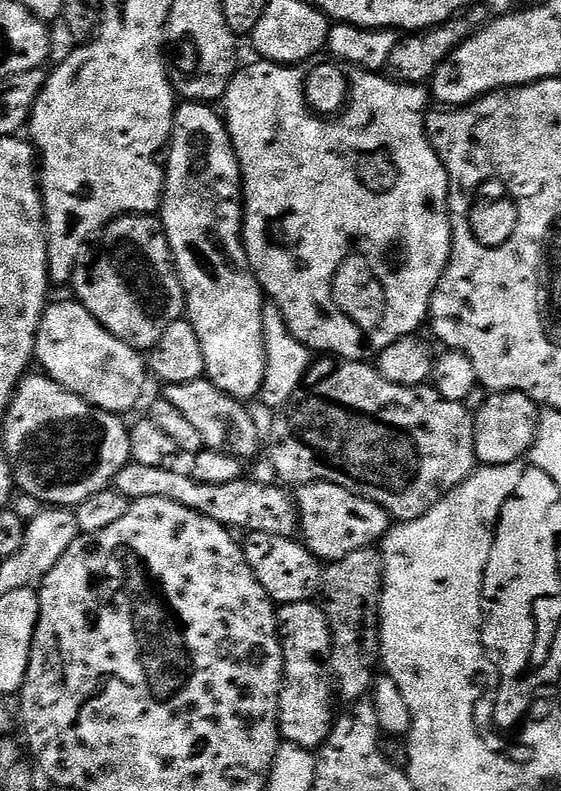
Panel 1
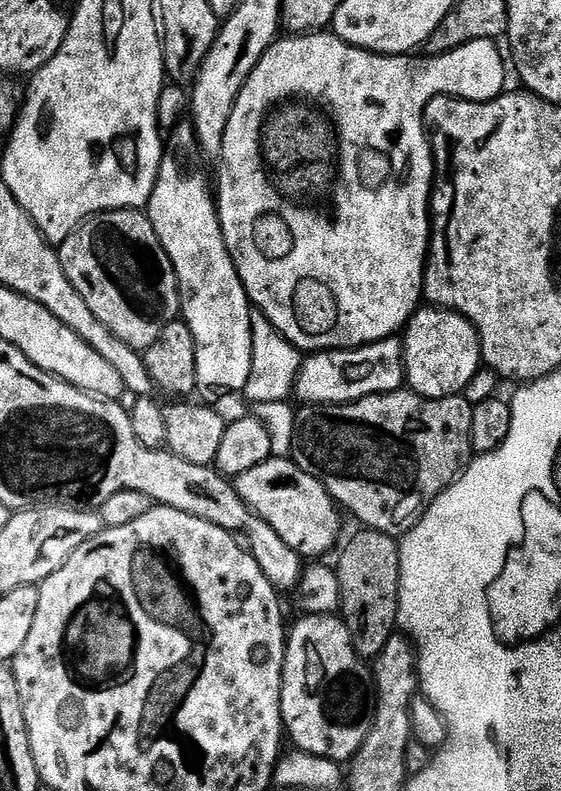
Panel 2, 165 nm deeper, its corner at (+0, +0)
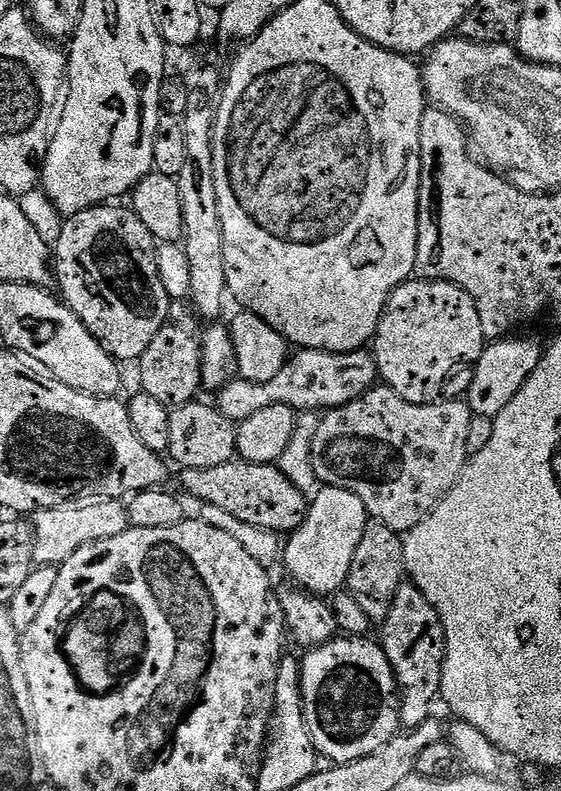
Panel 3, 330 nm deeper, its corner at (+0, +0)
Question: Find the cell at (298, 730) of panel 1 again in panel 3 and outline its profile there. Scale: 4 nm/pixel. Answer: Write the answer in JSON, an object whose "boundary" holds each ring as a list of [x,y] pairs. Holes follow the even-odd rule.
{"boundary":[[[341,635],[318,646],[309,648],[300,660],[300,689],[306,726],[317,753],[330,758],[333,765],[349,764],[374,750],[382,750],[390,738],[401,731],[400,694],[396,686],[396,675],[386,658],[384,649],[375,639],[362,636]]]}

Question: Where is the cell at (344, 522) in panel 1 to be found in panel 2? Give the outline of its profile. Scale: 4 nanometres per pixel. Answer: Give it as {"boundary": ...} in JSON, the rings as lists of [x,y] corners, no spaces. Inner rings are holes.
{"boundary":[[[272,454],[268,460],[235,477],[234,483],[242,502],[246,502],[246,506],[250,506],[256,515],[261,516],[277,532],[278,538],[282,538],[282,542],[286,542],[286,546],[290,546],[290,550],[294,550],[301,558],[324,558],[335,546],[336,539],[340,536],[341,509],[326,490],[326,486],[322,486],[318,478],[306,474],[306,470],[299,468],[295,460]]]}

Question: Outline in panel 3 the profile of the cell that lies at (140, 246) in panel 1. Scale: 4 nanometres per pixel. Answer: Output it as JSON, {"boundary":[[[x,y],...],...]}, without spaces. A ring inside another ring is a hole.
{"boundary":[[[120,206],[87,208],[63,221],[56,244],[54,240],[54,280],[57,285],[60,283],[59,295],[68,309],[83,322],[112,359],[121,362],[139,359],[146,346],[150,346],[169,323],[168,288],[160,277],[160,264],[156,261],[156,237],[146,230],[142,218],[138,218],[131,207],[116,207]]]}

